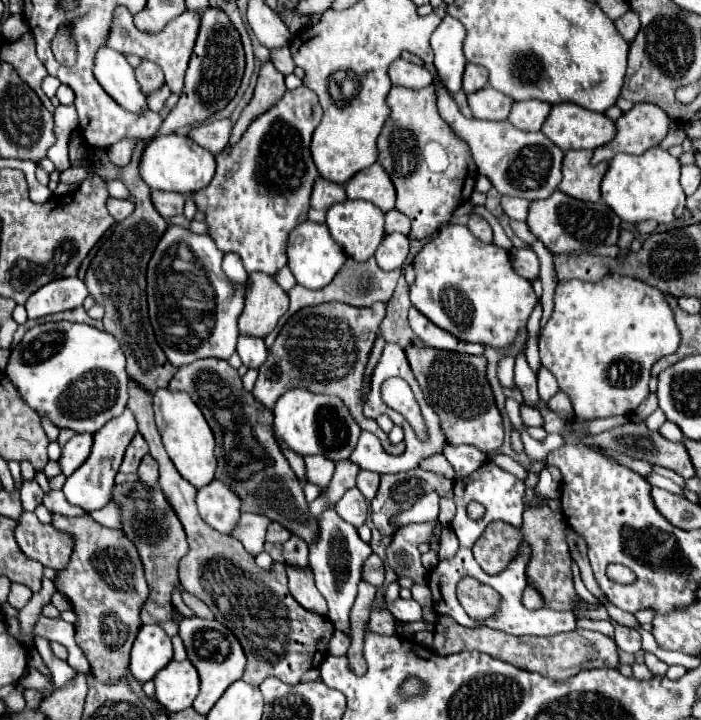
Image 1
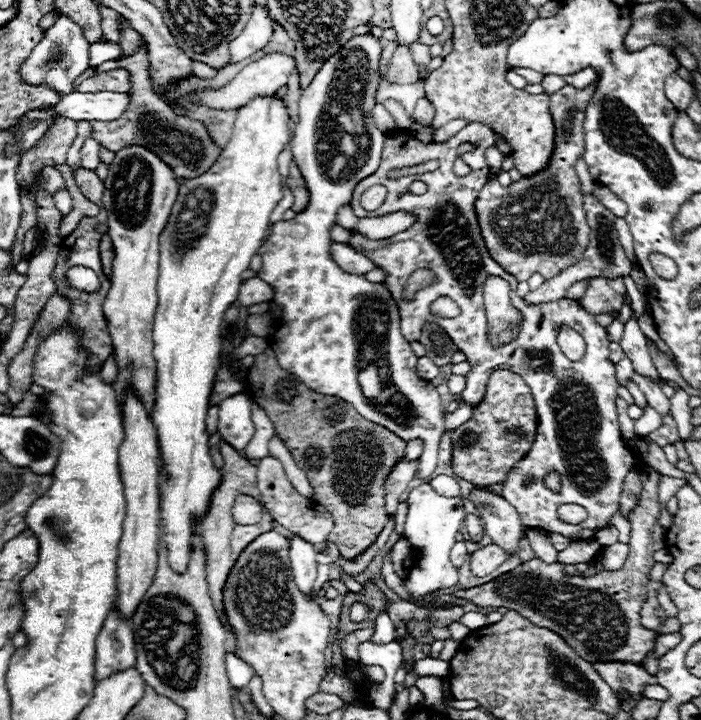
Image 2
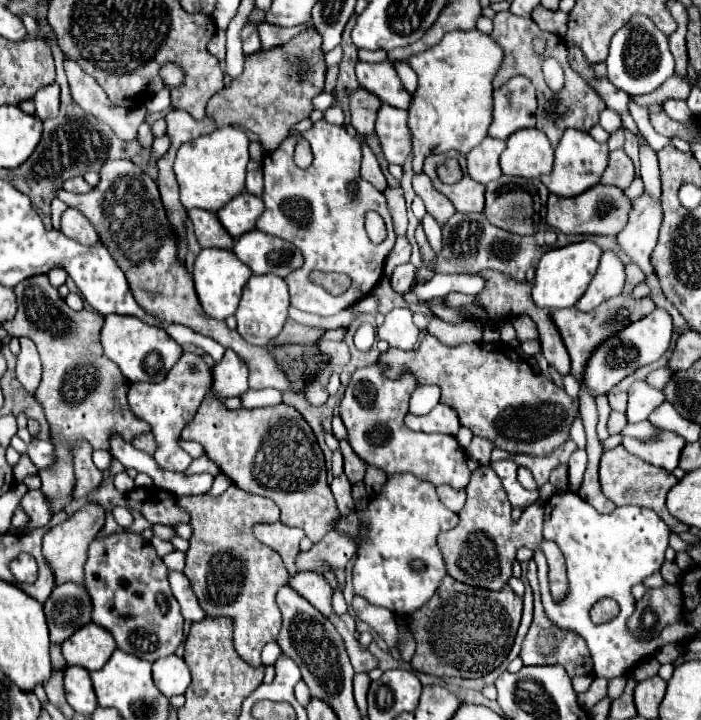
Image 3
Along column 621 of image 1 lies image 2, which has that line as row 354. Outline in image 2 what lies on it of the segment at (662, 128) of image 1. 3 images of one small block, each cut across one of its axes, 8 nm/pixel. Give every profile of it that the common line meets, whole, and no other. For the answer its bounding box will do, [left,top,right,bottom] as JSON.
[102,146,178,412]

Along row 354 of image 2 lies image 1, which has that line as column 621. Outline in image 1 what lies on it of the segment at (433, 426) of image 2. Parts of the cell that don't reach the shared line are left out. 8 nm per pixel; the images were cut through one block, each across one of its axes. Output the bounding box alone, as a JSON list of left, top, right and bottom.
[540,274,680,420]

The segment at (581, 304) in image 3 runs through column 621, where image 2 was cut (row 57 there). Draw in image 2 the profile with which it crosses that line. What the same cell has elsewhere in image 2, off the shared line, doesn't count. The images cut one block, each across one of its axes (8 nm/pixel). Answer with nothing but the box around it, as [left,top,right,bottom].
[194,52,296,108]

